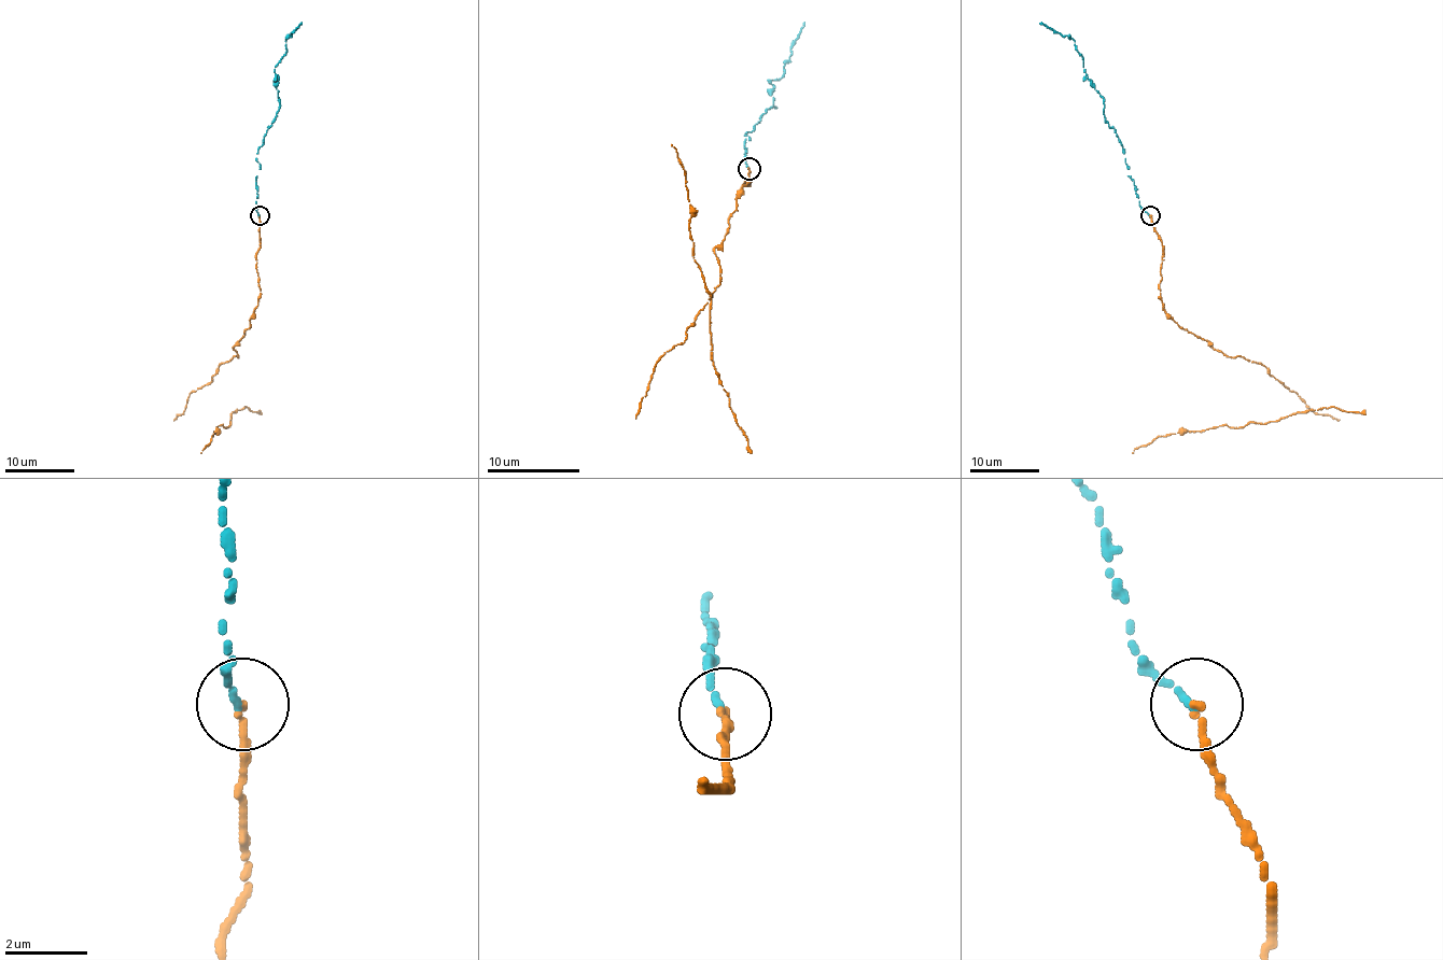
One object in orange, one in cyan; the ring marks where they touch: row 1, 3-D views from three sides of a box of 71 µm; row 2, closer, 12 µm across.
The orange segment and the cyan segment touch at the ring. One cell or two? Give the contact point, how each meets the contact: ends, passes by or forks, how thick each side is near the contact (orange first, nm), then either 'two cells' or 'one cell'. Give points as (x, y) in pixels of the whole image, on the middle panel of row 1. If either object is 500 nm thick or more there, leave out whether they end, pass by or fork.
(748, 169) | orange ends | cyan ends | 160/170 nm | one cell

